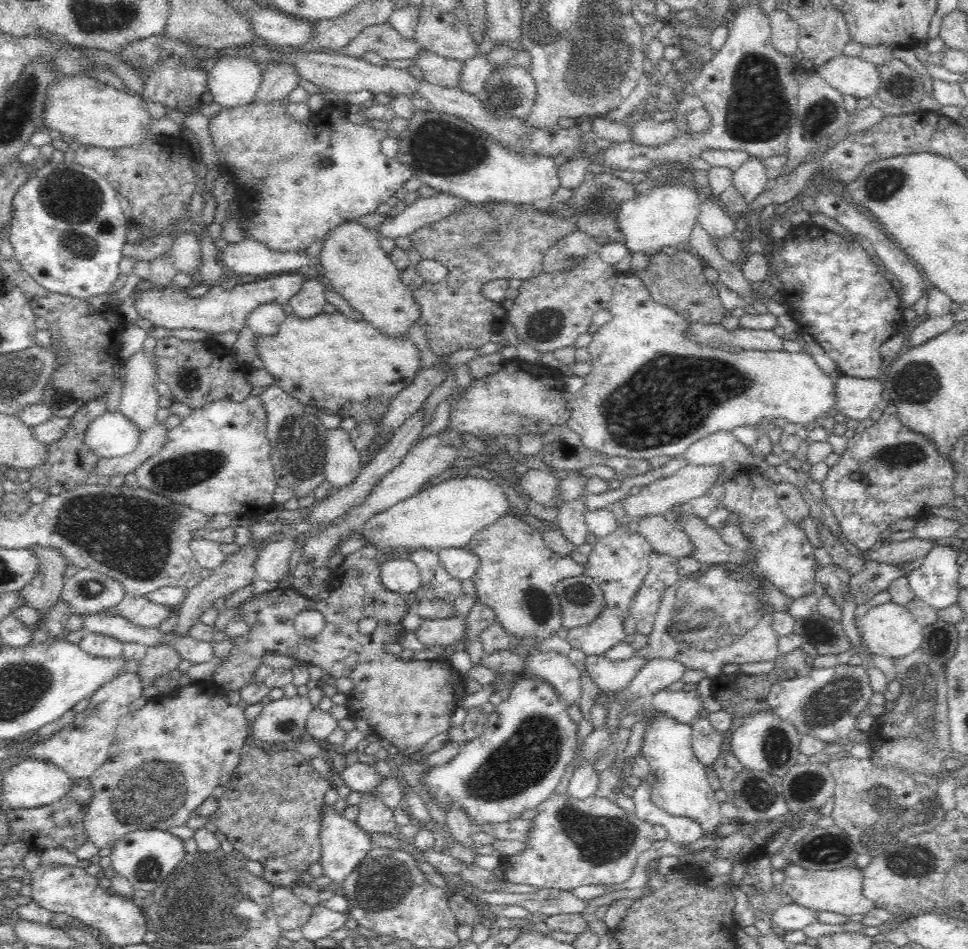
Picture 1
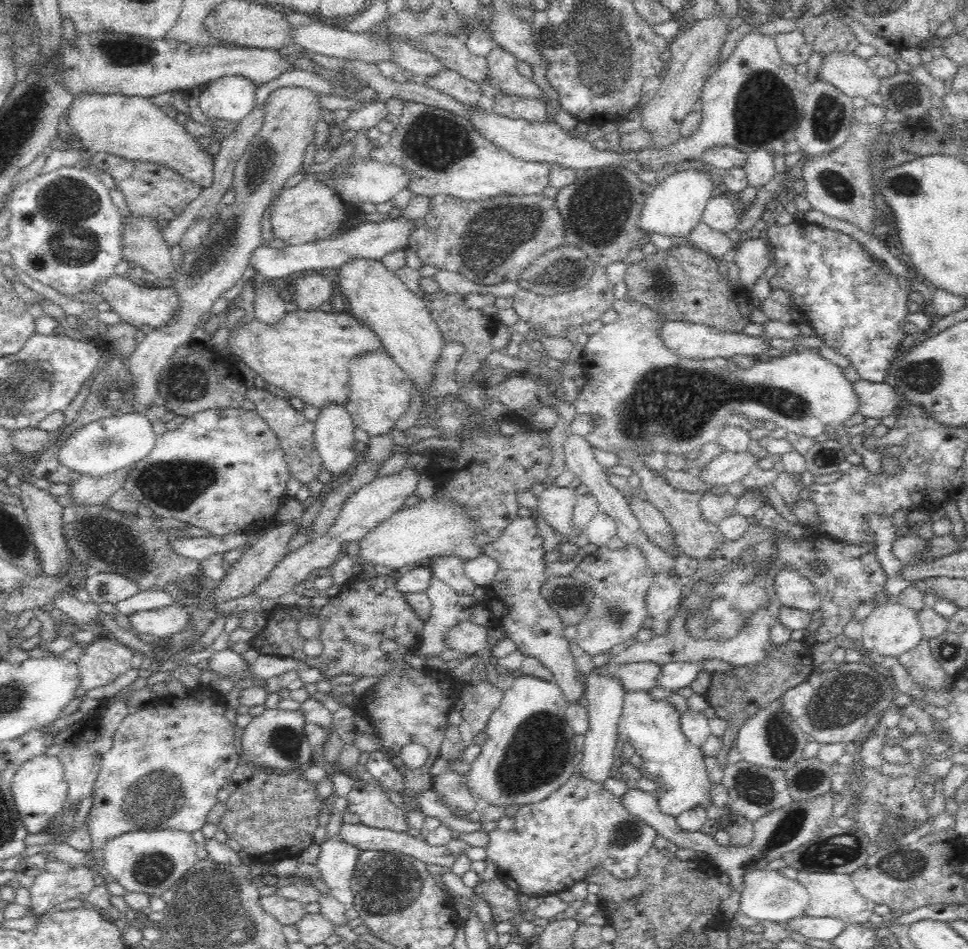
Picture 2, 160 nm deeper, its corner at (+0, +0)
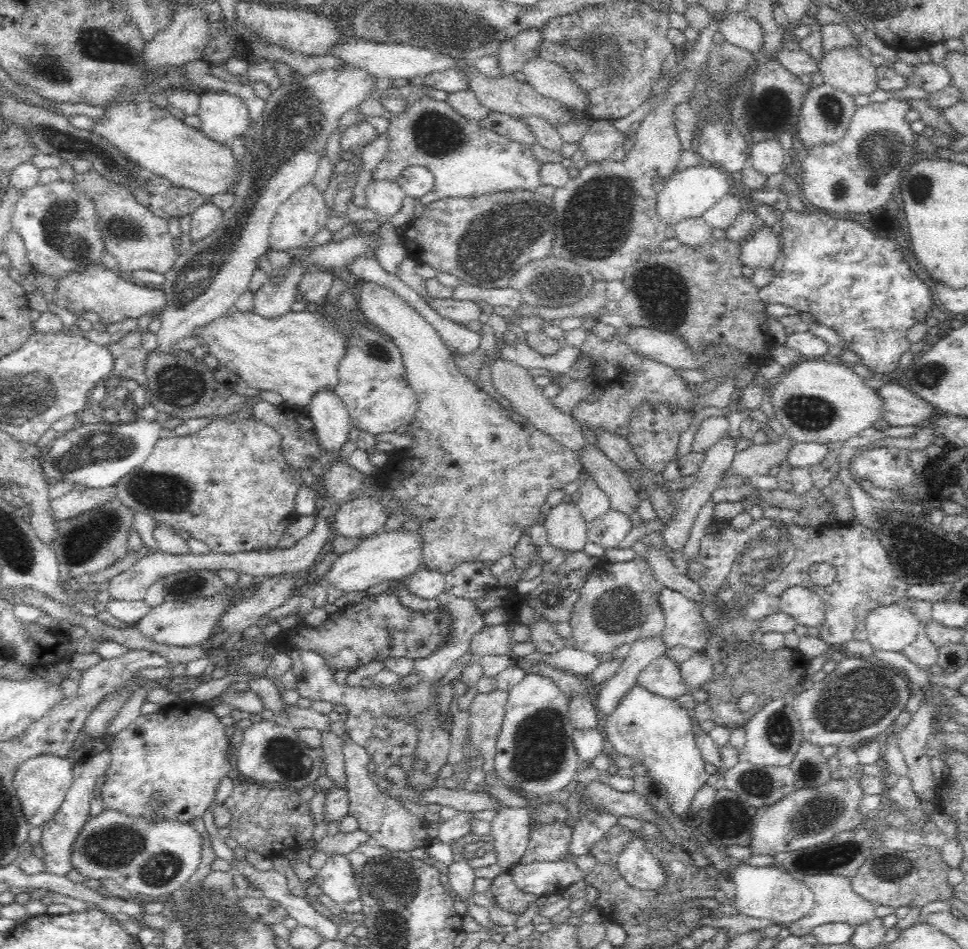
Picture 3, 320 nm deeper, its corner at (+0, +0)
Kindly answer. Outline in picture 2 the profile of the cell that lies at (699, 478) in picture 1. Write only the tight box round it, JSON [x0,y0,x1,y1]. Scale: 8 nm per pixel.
[703,450,760,488]

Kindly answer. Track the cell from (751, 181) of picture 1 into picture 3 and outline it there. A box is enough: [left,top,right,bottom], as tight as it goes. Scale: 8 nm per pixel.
[748,137,787,177]

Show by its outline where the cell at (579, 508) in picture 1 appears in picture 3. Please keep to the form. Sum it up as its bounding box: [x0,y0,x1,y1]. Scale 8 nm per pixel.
[576,476,610,523]

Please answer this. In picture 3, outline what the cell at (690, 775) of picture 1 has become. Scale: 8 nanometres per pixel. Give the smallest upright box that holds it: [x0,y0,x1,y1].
[601,685,709,815]

